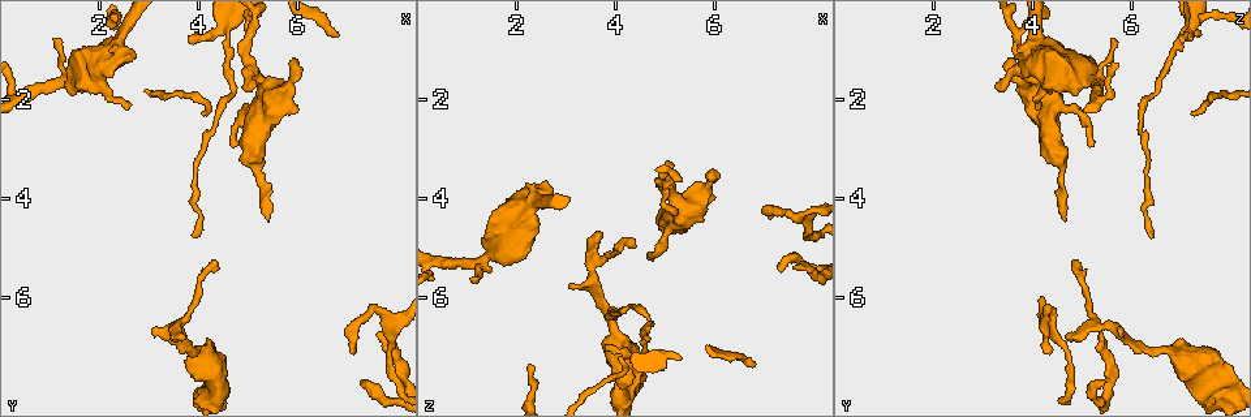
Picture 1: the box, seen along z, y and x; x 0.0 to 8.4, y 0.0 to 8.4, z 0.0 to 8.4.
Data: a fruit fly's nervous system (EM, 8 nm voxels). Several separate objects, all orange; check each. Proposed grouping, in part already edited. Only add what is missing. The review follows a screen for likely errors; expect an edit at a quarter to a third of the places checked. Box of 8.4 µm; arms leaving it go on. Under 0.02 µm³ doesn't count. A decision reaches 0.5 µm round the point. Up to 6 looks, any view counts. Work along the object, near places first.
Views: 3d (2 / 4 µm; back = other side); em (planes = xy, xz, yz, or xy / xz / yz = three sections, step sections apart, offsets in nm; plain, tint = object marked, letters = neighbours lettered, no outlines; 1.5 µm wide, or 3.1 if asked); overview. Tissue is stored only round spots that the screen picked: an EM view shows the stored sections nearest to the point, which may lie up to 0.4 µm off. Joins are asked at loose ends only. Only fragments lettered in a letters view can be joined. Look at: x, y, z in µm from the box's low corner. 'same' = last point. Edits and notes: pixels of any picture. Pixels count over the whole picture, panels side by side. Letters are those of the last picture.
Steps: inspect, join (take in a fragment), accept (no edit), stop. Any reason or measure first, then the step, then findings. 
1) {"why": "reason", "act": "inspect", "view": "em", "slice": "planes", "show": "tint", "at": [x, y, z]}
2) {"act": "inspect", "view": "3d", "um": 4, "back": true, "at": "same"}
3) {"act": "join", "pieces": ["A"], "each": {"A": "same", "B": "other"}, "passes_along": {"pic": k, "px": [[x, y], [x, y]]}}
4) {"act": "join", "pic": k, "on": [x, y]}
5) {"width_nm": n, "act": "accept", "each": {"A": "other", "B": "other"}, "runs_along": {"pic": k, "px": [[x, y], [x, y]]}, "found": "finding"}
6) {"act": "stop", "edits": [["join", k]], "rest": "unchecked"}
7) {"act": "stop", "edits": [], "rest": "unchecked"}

{"why": "branch stops here", "act": "inspect", "view": "3d", "um": 4, "at": [5.05, 1.85, 3.35]}

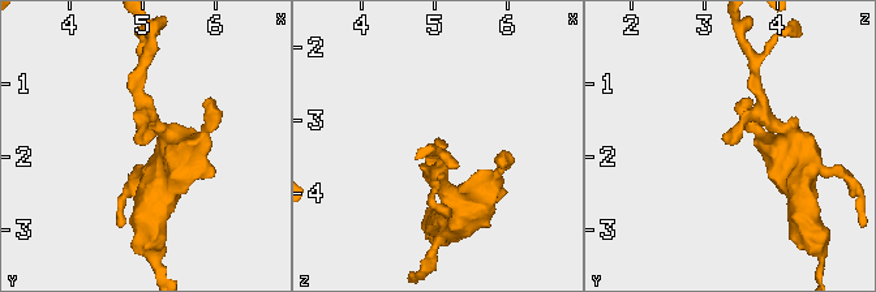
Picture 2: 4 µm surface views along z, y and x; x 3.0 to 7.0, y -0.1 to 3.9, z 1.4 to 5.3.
{"act": "inspect", "view": "em", "slice": "planes", "show": "letters", "at": [5.10, 1.85, 3.35]}

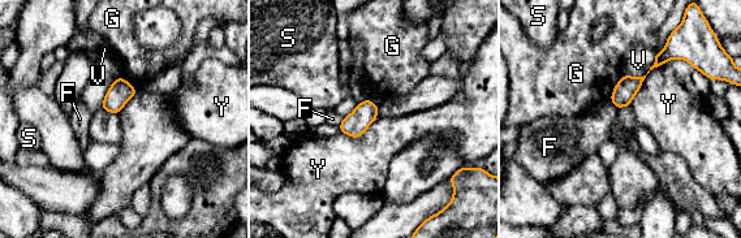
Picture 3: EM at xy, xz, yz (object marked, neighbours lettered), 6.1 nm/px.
{"act": "accept", "each": {"F": "other", "G": "other", "S": "other", "V": "other", "Y": "other"}, "border": {"pic": 3, "px": [[693, 66], [655, 66], [629, 105]]}, "found": "none of them fits"}

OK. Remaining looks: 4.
{"why": "free end", "act": "inspect", "view": "3d", "um": 4, "at": [3.75, 6.80, 4.70]}

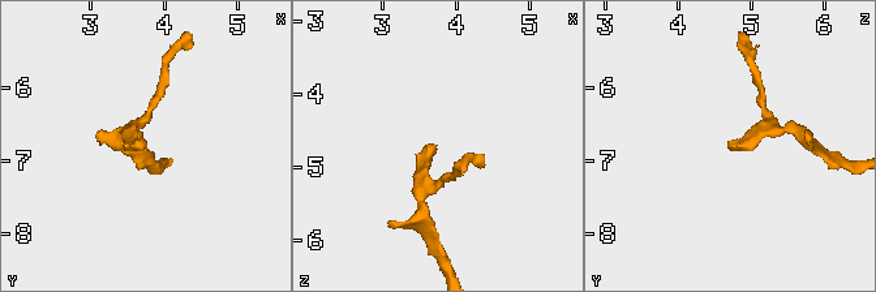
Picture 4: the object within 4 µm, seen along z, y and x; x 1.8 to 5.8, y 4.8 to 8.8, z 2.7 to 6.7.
{"why": "now the EM", "act": "inspect", "view": "em", "slice": "planes", "show": "letters", "at": [3.70, 6.80, 4.65]}

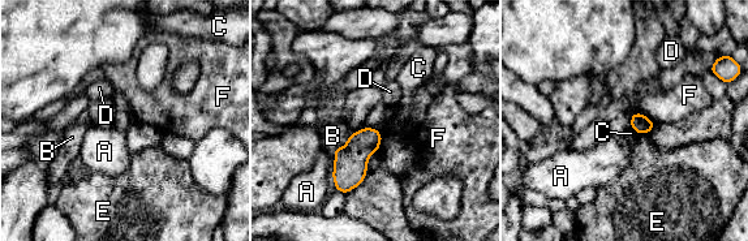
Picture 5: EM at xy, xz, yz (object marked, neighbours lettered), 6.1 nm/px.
{"act": "join", "pieces": ["B"], "each": {"A": "other", "B": "same", "C": "other", "D": "other", "E": "other", "F": "other"}, "passes_along": {"pic": 5, "px": [[351, 162], [336, 149], [332, 136]]}, "found": "it goes on there"}

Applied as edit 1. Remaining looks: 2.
{"act": "stop", "edits": [["join", 5]], "rest": "unchecked"}

